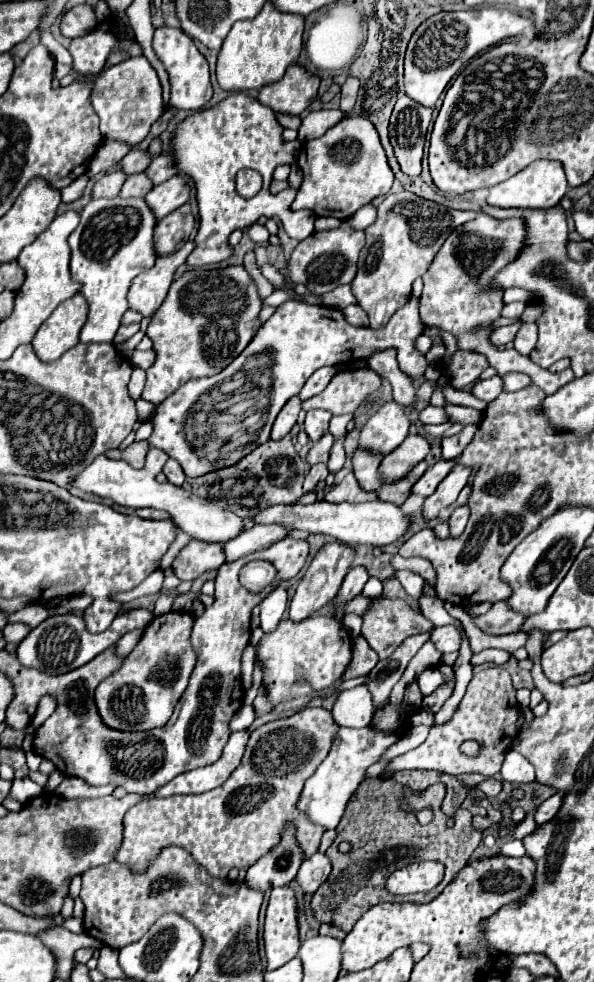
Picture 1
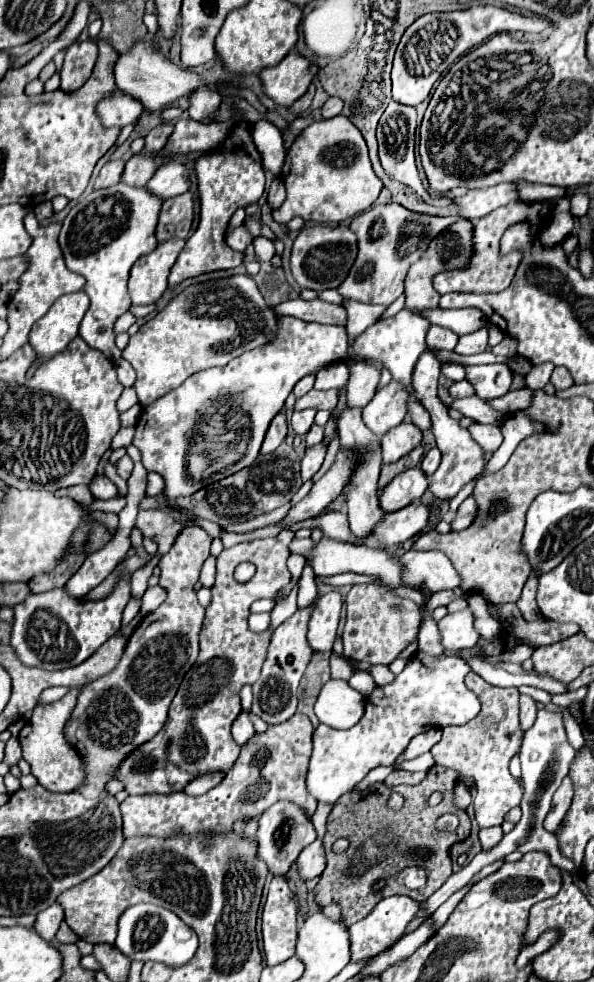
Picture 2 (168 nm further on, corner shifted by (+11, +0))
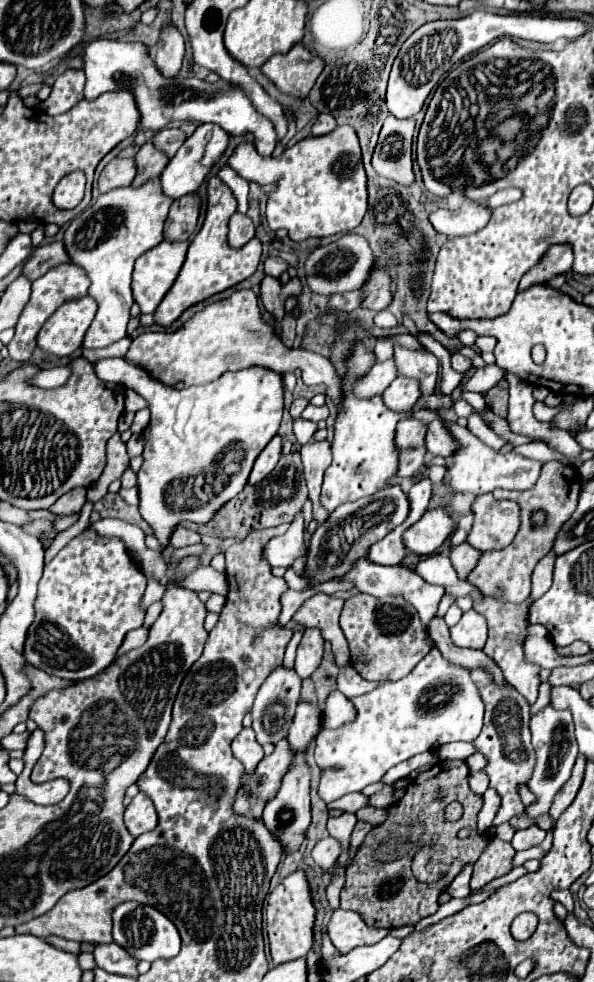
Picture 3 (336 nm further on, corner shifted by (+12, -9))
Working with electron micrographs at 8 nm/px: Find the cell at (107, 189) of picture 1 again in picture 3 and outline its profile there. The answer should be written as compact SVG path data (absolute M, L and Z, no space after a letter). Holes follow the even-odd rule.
M116 157L100 173L100 179L98 179L100 193L106 193L118 187L128 187L132 185L134 177L136 177L136 161L132 157Z

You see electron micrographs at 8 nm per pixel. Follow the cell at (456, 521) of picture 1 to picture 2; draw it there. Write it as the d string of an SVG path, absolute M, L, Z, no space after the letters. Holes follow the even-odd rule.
M469 496L457 510L455 514L455 520L451 522L451 530L463 530L465 526L469 526L473 522L473 516L475 516L475 500L473 496Z

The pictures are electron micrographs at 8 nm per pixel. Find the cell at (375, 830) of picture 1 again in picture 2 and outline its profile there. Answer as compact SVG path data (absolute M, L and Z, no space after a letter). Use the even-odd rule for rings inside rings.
M433 766L427 774L427 780L423 780L417 786L397 786L397 792L405 798L405 806L397 812L389 810L385 806L387 796L393 790L383 790L381 792L359 792L353 790L337 804L333 806L329 818L327 818L327 834L323 838L323 848L327 854L327 868L319 876L319 882L313 890L317 906L325 908L329 904L339 904L341 914L343 914L343 924L351 926L357 920L365 918L373 904L377 904L381 898L393 896L393 894L407 894L413 900L427 900L435 890L443 886L443 882L451 876L451 856L449 850L453 844L459 840L469 838L471 834L471 822L467 812L457 810L453 804L453 786L455 786L455 776L449 772L449 768L437 768ZM433 792L443 794L443 802L439 806L429 806L427 798ZM441 814L455 814L459 816L459 826L453 832L437 832L435 830L435 820ZM337 838L347 838L349 848L343 854L333 854L331 844ZM405 866L425 866L429 870L429 880L425 888L421 890L407 890L395 882L395 872L405 868Z

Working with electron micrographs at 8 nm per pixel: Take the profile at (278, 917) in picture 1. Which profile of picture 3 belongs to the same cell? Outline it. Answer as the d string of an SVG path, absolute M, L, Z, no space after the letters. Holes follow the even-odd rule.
M298 869L280 881L280 885L268 895L268 903L266 903L266 929L270 939L270 955L276 965L284 961L300 959L312 949L314 921L316 921L316 907L312 903L310 883L306 873Z

